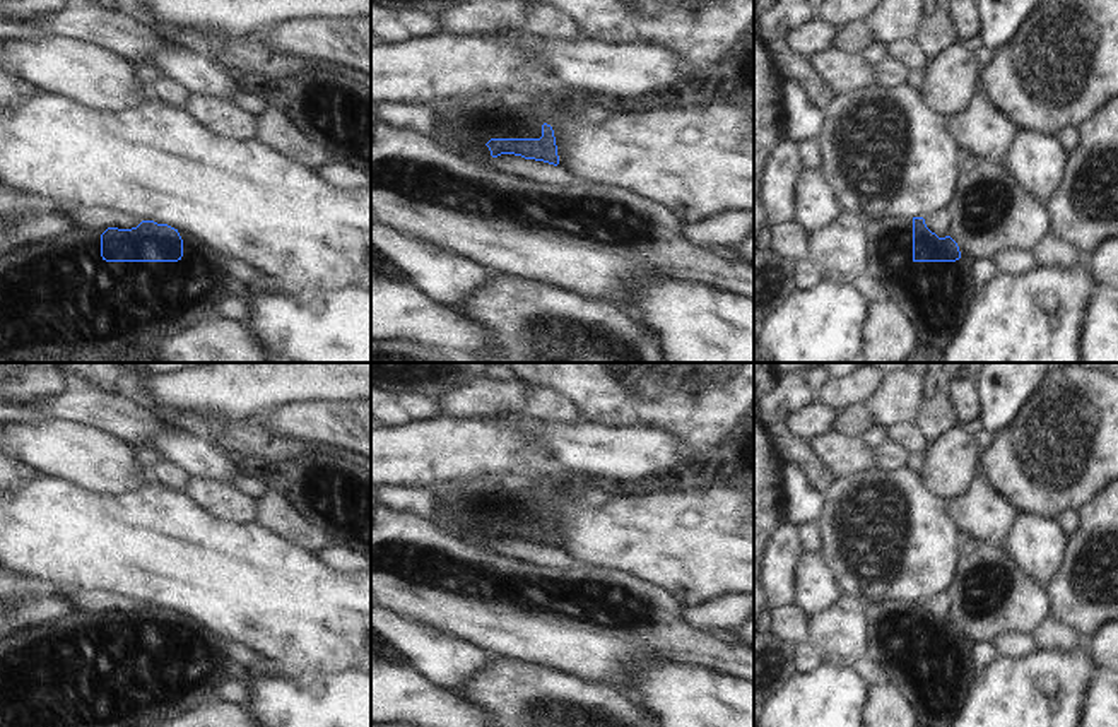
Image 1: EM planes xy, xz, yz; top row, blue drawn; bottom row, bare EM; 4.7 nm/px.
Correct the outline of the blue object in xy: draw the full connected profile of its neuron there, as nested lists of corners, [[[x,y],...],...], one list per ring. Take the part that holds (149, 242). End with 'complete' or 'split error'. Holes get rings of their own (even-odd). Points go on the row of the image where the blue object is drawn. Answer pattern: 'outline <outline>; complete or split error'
outline [[[62,204],[58,209],[82,234],[101,239],[106,262],[178,262],[183,239],[178,229],[106,207]]]; split error

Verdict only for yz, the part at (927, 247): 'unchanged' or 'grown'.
grown

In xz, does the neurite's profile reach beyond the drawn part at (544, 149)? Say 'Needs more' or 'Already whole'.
Needs more

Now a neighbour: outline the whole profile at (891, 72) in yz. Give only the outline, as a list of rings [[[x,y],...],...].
[[[887,56],[884,62],[875,65],[875,80],[882,87],[908,87],[909,86],[909,68],[896,60]]]

